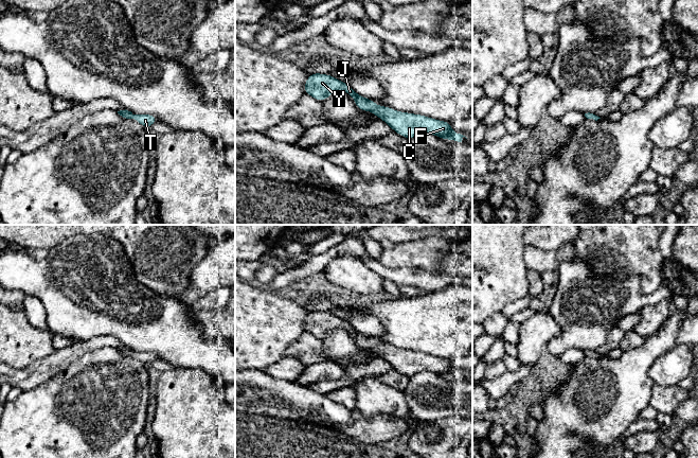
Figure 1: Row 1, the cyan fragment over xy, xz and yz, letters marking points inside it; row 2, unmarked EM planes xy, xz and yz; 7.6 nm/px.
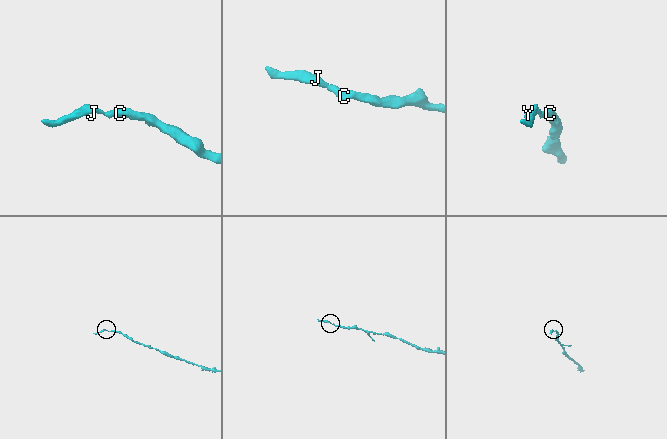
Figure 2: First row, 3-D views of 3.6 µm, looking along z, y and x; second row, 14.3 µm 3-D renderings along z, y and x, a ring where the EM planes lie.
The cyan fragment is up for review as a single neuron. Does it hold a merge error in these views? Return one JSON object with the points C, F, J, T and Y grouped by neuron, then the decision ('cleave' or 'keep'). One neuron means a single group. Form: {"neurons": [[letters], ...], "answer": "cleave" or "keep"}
{"neurons": [["C", "F", "J", "T", "Y"]], "answer": "keep"}

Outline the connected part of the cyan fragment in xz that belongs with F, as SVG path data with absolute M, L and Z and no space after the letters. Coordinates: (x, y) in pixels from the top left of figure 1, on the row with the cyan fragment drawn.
M321 73L309 74L304 86L304 91L321 102L335 91L345 91L354 99L357 108L372 111L389 124L394 131L409 140L419 134L433 134L436 137L458 142L462 142L462 138L465 137L453 133L449 122L431 119L422 114L399 112L386 106L378 106L375 104L375 101L361 96L350 85L332 75Z

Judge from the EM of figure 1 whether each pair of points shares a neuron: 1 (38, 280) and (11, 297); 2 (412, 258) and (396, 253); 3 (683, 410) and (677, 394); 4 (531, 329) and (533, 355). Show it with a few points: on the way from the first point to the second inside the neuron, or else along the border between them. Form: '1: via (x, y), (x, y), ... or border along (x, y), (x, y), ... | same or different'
1: border along (11, 289), (19, 289), (25, 294) | different
2: via (408, 256), (400, 256) | same
3: border along (686, 399), (672, 414) | different
4: via (532, 335), (532, 349) | same

